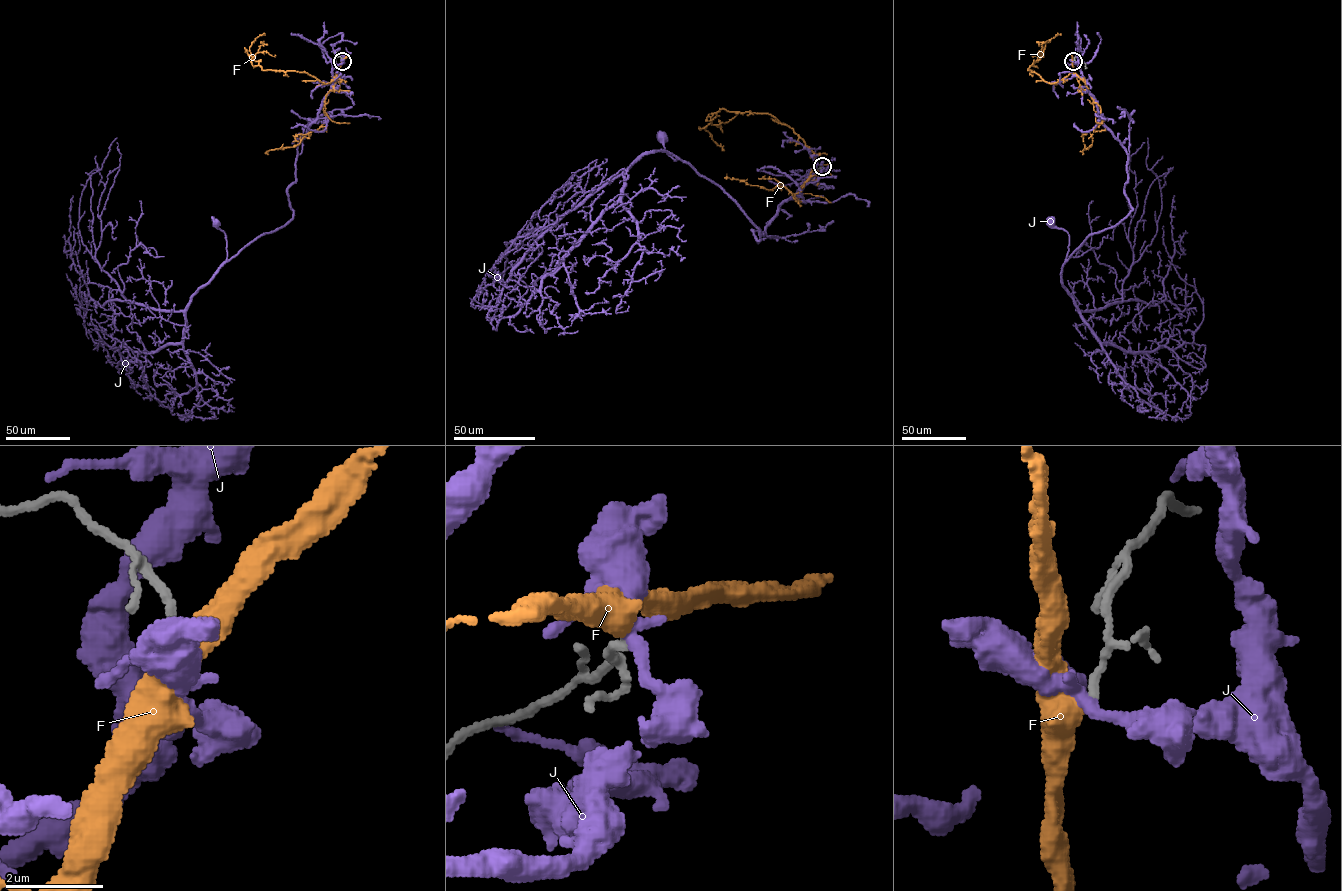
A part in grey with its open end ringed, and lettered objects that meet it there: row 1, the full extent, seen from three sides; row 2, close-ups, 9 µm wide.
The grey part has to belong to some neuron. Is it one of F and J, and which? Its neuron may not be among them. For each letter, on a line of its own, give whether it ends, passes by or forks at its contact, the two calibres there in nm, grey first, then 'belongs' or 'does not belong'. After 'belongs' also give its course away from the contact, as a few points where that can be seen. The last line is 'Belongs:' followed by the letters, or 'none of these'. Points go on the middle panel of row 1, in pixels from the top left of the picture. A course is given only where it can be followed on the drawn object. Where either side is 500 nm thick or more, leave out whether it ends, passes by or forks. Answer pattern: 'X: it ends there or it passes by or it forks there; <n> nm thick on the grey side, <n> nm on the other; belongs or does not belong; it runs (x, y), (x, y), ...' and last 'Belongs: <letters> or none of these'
F: 170 nm thick on the grey side, 500 nm on the other; belongs; it runs (822, 166), (816, 165), (813, 152), (791, 128), (769, 114), (720, 109), (705, 130), (724, 150)
J: it passes by; 170 nm thick on the grey side, 320 nm on the other; does not belong
Belongs: F

